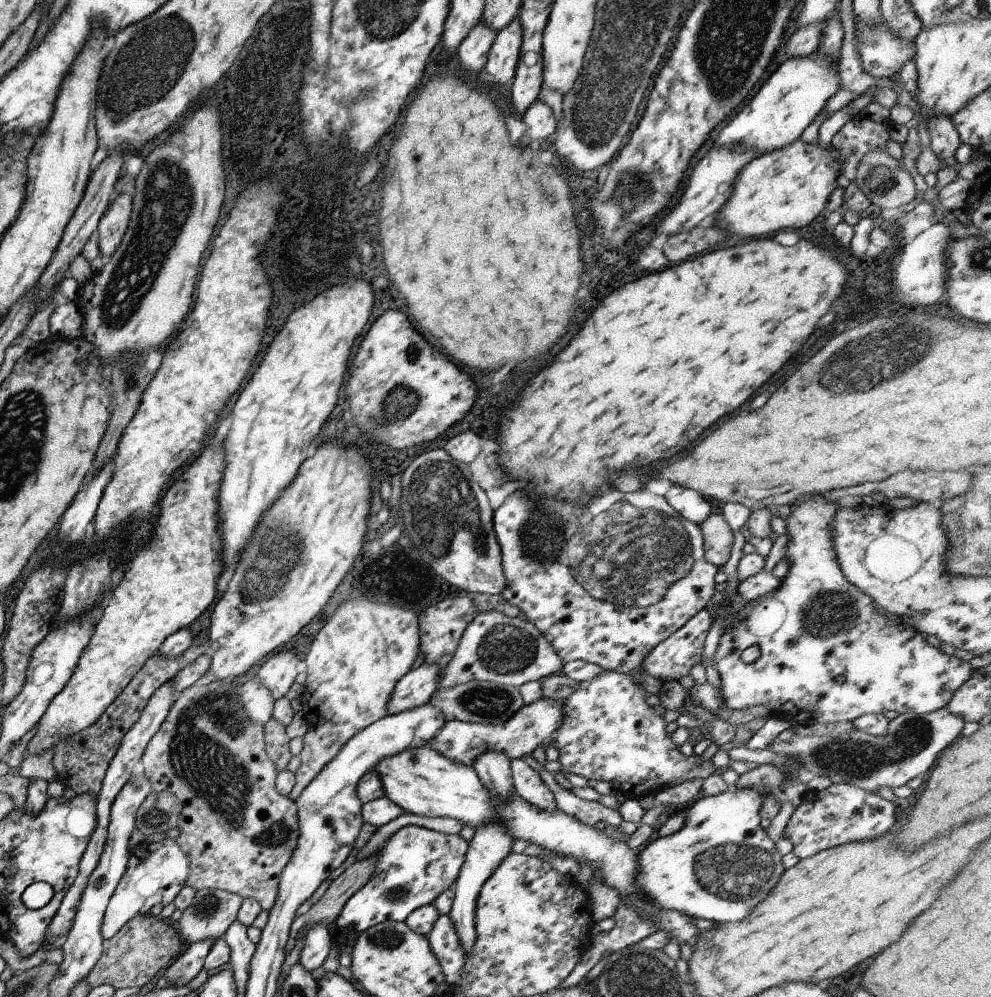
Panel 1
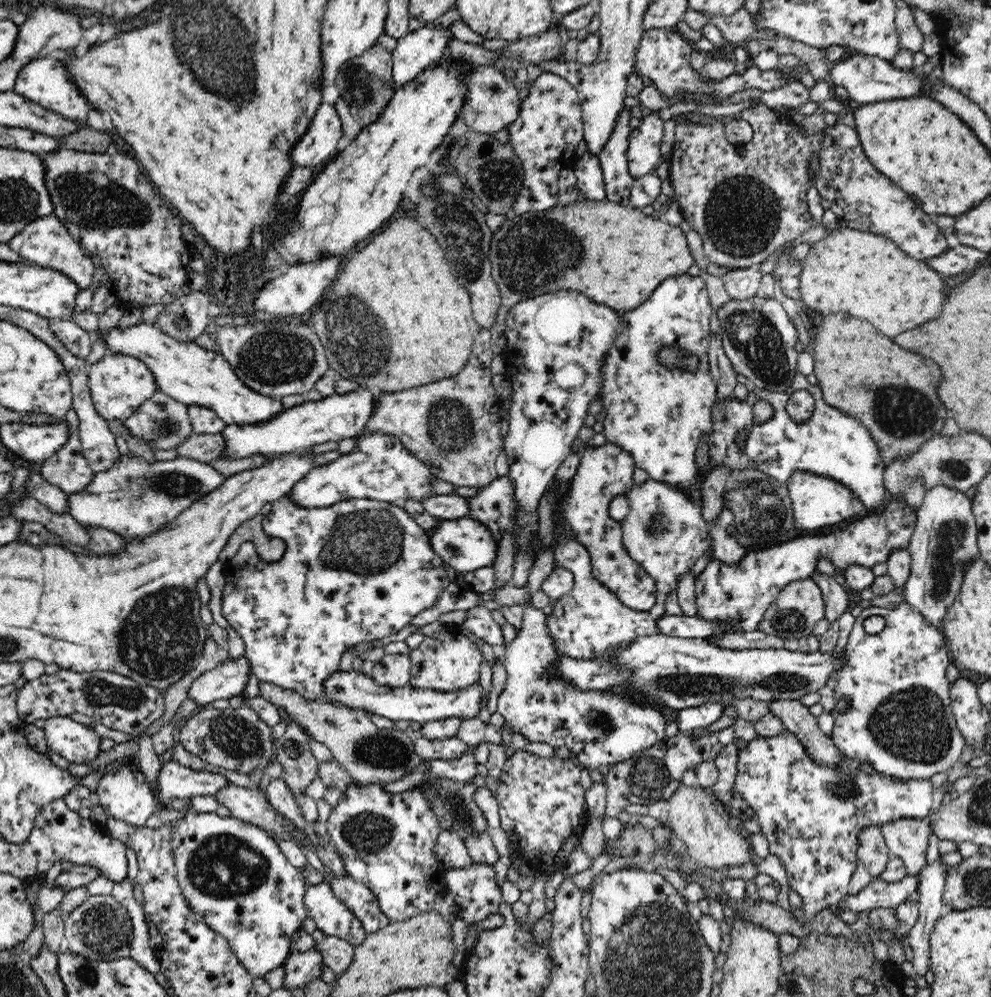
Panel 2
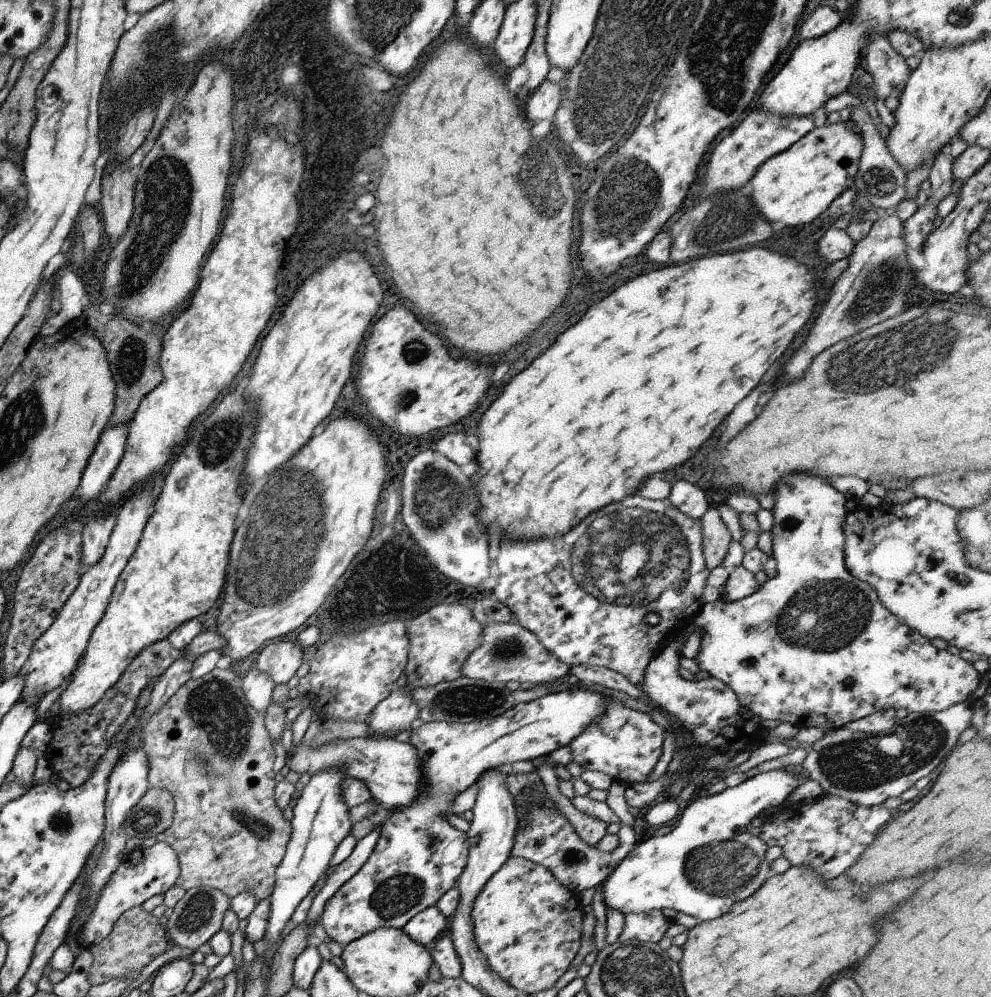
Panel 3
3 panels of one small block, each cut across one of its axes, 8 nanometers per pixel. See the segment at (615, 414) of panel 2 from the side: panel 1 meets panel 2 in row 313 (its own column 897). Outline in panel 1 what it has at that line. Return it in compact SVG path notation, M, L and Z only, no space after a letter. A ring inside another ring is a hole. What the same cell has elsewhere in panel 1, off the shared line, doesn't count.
M826 495L819 496L804 496L800 500L796 500L790 506L790 516L784 520L786 523L786 536L789 538L785 557L788 558L790 570L784 578L780 579L780 586L778 586L772 594L756 598L748 601L740 612L740 620L736 624L732 624L732 628L725 630L722 634L714 658L711 665L714 667L720 676L721 688L725 698L725 704L728 712L733 710L744 710L749 707L758 705L765 705L770 708L772 715L776 715L780 719L786 719L790 726L799 726L797 719L798 714L802 712L811 712L814 719L820 716L820 712L824 714L822 720L828 722L832 718L833 722L848 721L852 722L856 718L868 713L885 713L888 710L896 710L898 714L917 713L923 715L931 713L946 705L950 704L952 696L964 686L964 682L968 682L972 678L974 669L969 662L960 660L960 658L953 655L948 655L936 647L930 646L926 641L926 636L919 633L915 628L902 624L894 616L886 614L875 606L872 598L868 598L860 588L850 584L842 571L840 570L838 560L836 560L836 552L834 552L834 542L832 542L832 524L834 524L834 516L840 507L837 502L826 500ZM751 646L758 646L760 649L760 656L750 664L746 664L742 660L742 652Z

